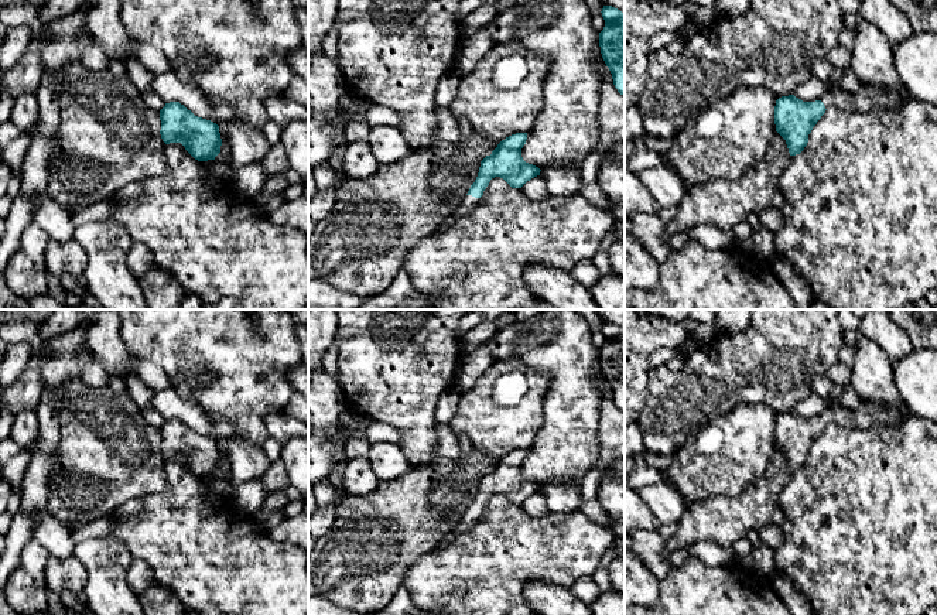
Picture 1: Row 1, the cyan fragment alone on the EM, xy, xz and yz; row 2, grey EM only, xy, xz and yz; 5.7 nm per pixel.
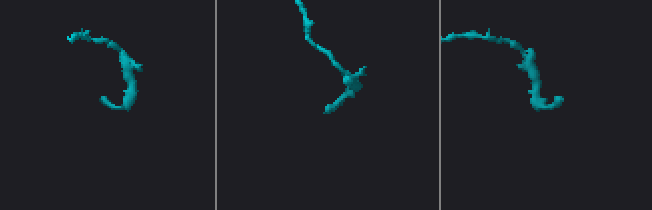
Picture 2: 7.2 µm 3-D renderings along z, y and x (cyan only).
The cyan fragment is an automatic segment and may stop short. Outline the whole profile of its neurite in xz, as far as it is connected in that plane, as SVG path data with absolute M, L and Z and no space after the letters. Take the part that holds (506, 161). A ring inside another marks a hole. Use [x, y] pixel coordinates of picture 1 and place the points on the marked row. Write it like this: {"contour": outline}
{"contour": "M516 133L502 140L490 156L481 161L479 172L456 212L445 218L437 232L448 229L456 219L469 213L483 195L495 177L503 178L512 188L521 188L527 181L540 175L540 168L529 164L521 157L527 133Z"}

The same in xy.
{"contour": "M170 102L160 110L161 139L165 144L181 143L198 161L215 160L220 153L219 126L195 116L179 102Z"}

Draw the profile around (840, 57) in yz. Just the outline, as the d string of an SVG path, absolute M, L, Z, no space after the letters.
M844 28L839 35L838 45L834 47L825 57L832 64L834 68L847 69L851 66L854 41L855 41L854 31Z

